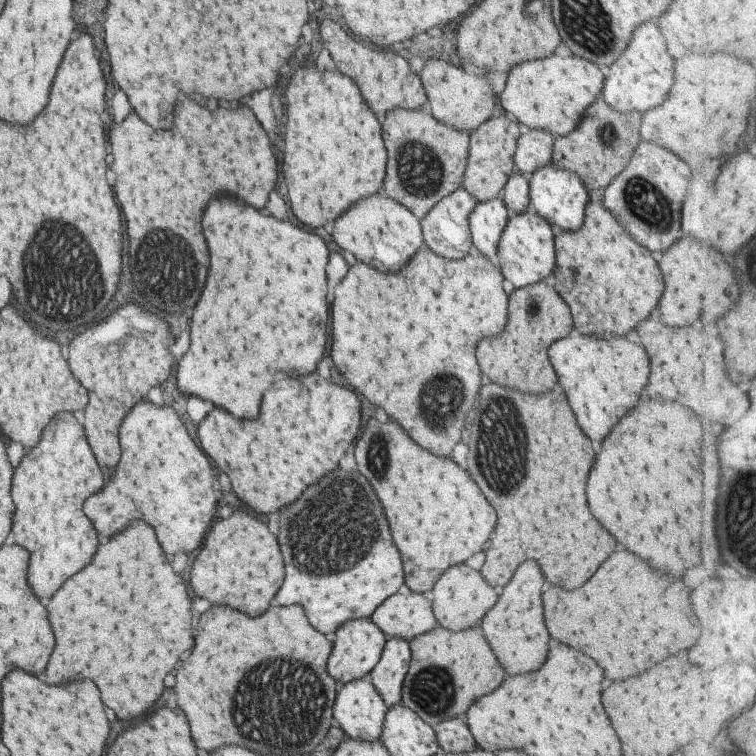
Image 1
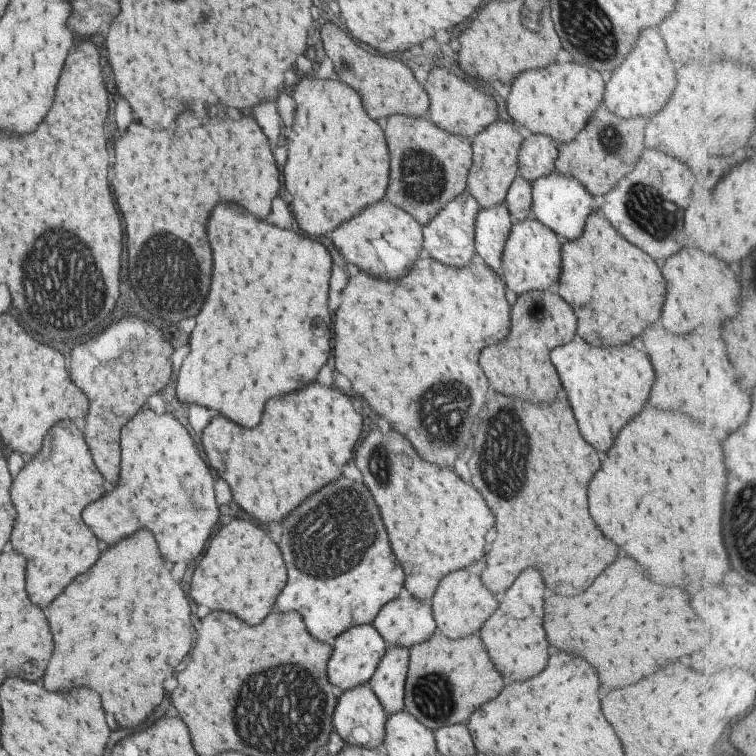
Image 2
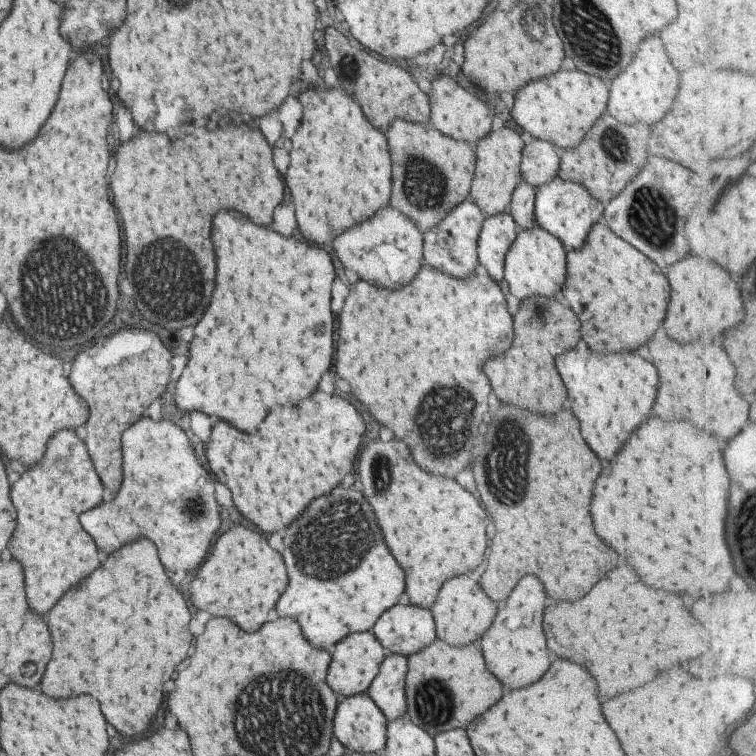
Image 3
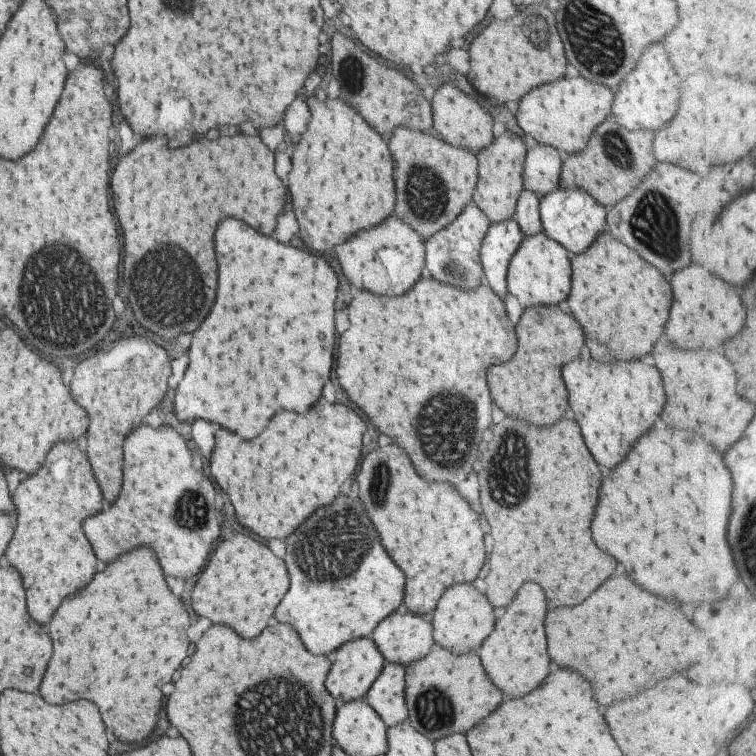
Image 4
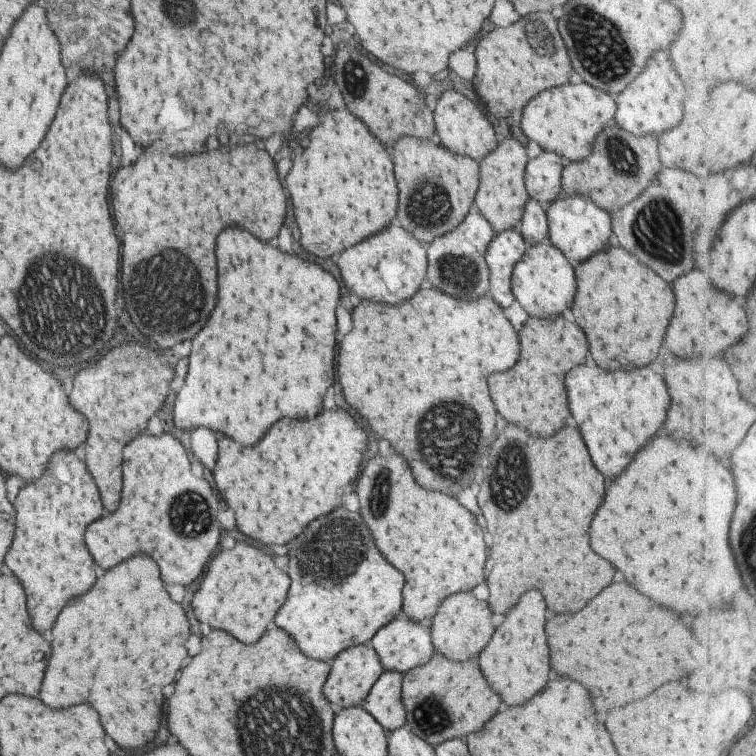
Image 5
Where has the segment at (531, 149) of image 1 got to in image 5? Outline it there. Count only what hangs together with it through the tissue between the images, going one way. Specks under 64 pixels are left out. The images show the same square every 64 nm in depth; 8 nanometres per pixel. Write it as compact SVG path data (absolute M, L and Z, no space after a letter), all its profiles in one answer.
M540 151L536 158L528 160L524 168L524 187L529 199L542 207L561 196L560 174L565 162L549 151Z

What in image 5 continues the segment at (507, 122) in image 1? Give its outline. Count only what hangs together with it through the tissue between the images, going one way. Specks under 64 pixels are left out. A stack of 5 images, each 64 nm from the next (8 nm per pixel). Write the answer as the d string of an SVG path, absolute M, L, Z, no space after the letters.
M515 139L499 140L497 146L478 163L479 180L473 206L487 220L494 233L517 228L528 194L524 187L524 168L528 161L524 146Z

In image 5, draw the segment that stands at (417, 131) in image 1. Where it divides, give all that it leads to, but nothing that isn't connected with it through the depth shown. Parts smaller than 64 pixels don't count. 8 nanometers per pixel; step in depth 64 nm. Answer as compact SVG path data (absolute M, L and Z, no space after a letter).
M403 138L393 146L393 174L401 198L401 212L397 206L397 220L401 216L401 228L415 236L419 242L429 244L434 238L439 238L453 230L463 217L474 208L474 194L477 192L479 171L478 163L467 157L462 157L445 150L435 139L429 141Z

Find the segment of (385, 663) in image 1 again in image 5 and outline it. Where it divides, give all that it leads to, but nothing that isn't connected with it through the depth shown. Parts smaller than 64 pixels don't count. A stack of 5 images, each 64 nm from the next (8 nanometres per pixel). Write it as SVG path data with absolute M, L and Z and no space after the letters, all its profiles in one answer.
M383 671L361 704L386 734L405 725L404 706L400 693L402 676L395 671Z

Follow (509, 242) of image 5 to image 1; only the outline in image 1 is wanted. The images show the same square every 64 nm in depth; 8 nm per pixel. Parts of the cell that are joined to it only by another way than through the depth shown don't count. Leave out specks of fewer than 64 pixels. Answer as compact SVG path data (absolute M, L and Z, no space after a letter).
M501 196L477 203L469 213L468 227L472 244L496 267L496 250L502 230L506 227L509 212Z

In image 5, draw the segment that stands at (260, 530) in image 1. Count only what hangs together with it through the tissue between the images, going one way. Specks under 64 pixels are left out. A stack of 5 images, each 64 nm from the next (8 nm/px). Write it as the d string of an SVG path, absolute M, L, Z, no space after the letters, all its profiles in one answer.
M237 544L229 554L215 554L191 598L193 616L215 630L225 630L243 644L253 644L263 636L267 624L285 600L289 578L273 566L273 560L249 544Z

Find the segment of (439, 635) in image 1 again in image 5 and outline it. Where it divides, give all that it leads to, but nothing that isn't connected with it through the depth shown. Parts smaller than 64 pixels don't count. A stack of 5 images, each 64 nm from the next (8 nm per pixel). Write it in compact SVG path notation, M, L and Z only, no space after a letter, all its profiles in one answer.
M437 652L431 657L431 662L426 662L425 666L419 666L417 670L408 670L402 677L400 693L404 706L405 725L417 738L429 743L433 748L451 738L463 738L469 732L477 732L497 712L501 704L497 694L493 694L485 684L477 666L473 666L471 662L461 662L461 664L447 662Z

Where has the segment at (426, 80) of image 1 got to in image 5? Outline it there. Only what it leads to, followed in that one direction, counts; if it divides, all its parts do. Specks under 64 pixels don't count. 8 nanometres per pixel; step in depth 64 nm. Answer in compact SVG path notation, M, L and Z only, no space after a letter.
M455 87L440 94L434 112L432 112L432 119L434 120L435 140L450 153L470 158L475 162L479 162L499 143L493 126L487 118L481 114L479 108L471 100L457 92Z

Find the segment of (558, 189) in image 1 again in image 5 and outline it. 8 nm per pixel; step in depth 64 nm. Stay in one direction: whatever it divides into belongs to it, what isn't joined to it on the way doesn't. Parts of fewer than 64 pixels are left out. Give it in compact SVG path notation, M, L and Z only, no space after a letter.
M581 195L566 196L550 203L546 210L548 222L548 242L553 245L575 268L594 254L606 251L612 240L612 226L608 212L595 206L587 197Z

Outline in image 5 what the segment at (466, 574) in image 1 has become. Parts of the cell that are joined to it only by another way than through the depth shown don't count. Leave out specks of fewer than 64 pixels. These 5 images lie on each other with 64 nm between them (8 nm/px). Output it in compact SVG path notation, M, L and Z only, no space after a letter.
M459 592L455 596L445 598L445 602L441 602L431 622L429 632L431 632L431 642L435 646L435 652L445 654L445 658L455 660L455 662L471 660L481 652L481 648L491 638L491 632L493 632L491 612L485 602L475 600L469 592Z

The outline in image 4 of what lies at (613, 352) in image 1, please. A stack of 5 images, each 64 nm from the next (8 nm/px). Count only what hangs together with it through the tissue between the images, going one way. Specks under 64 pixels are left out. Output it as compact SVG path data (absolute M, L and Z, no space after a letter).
M585 346L581 348L581 356L577 360L566 362L560 370L569 392L569 408L579 424L587 450L599 466L617 466L631 450L631 444L651 428L665 404L659 372L641 362L595 362L589 358Z

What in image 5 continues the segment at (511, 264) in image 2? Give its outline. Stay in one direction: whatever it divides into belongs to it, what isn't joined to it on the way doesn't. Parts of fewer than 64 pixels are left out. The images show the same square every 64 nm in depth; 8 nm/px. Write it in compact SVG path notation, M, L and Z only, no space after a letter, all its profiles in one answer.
M547 241L528 247L521 260L513 265L510 286L515 300L529 317L554 319L572 305L576 278L569 261Z

